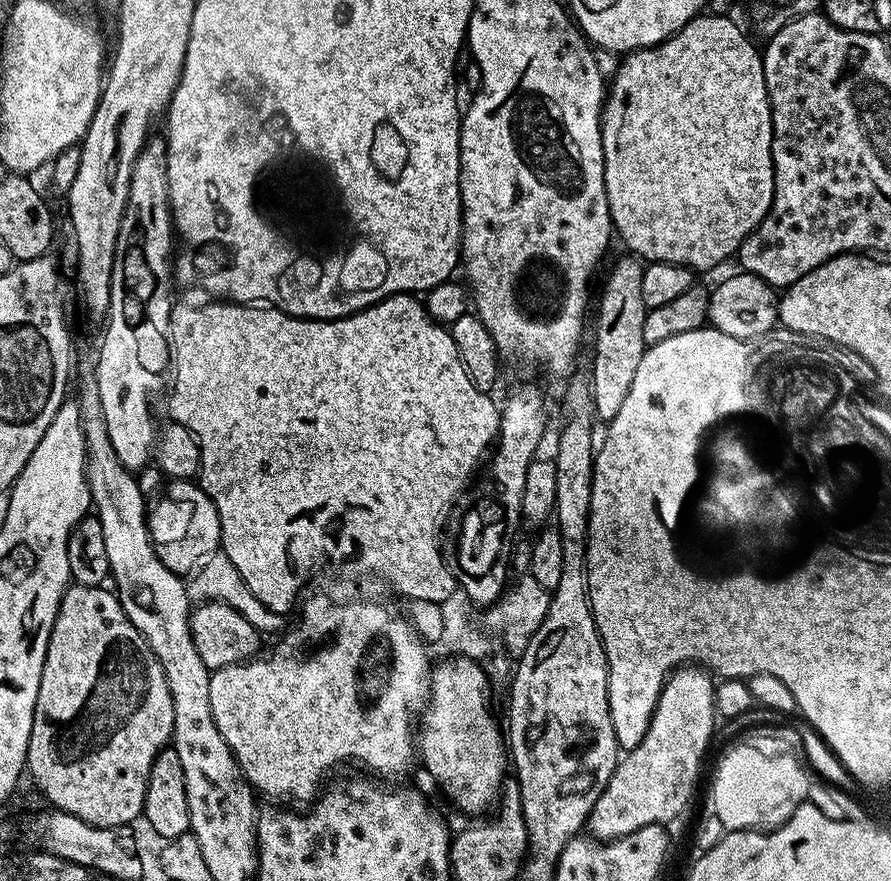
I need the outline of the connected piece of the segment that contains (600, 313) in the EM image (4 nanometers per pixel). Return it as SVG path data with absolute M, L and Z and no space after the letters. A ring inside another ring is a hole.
M631 254L624 257L608 272L608 281L600 292L600 309L596 312L596 345L592 348L592 411L601 421L607 422L618 414L626 394L630 394L630 385L634 383L634 374L638 362L644 357L645 342L642 338L642 326L646 326L646 314L649 308L642 302L642 274L644 264Z

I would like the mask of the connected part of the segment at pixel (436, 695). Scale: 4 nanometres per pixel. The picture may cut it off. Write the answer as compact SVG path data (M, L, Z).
M453 657L433 667L429 679L429 698L420 719L422 736L418 738L418 754L427 772L442 786L451 800L464 812L480 814L499 795L508 770L508 751L500 725L488 706L490 681L487 671L475 659Z

